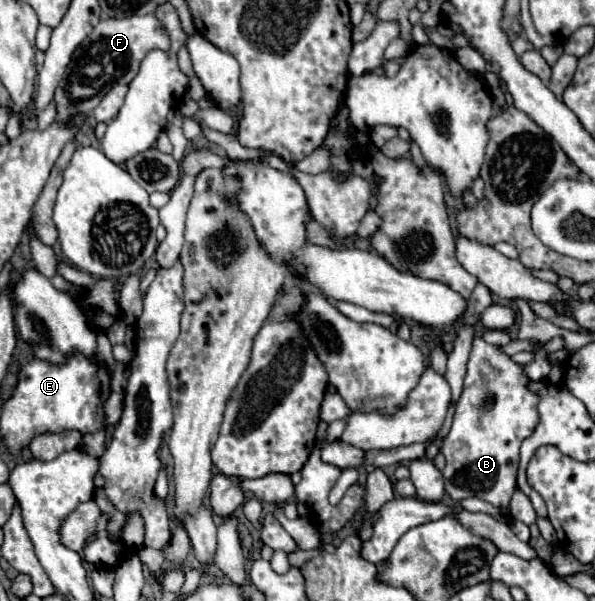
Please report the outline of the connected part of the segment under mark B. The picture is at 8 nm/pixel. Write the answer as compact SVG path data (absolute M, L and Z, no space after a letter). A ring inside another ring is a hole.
M475 337L467 363L463 395L457 403L453 425L443 441L441 453L447 459L443 469L445 493L453 499L481 497L495 507L507 507L517 489L519 447L537 425L537 395L527 389L521 365L513 363L499 347Z

